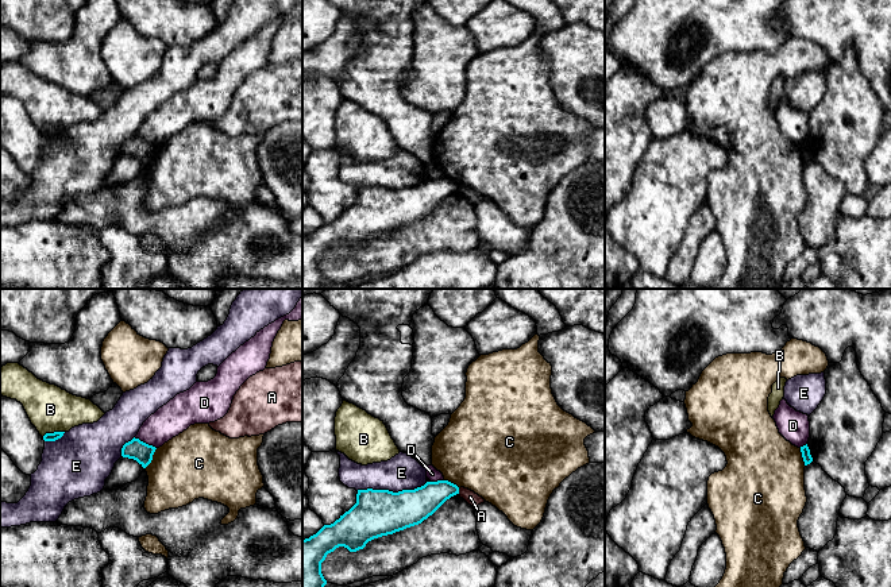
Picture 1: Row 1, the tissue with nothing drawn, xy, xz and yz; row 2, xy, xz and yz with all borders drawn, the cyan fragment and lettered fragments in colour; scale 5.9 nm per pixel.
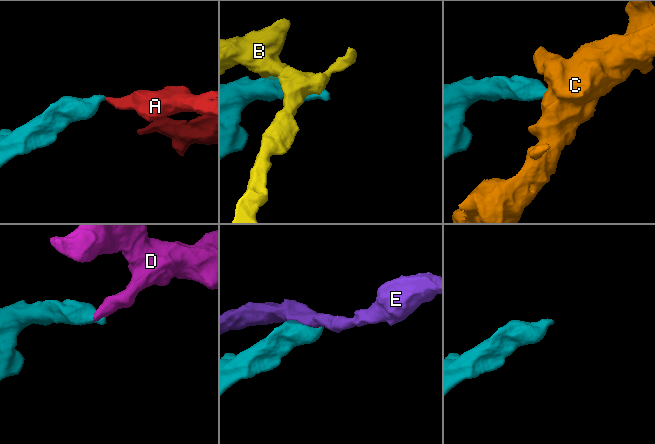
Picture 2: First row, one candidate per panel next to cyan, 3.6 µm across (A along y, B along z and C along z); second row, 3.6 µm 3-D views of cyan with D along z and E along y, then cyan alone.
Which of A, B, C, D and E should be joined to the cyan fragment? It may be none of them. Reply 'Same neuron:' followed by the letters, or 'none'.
Same neuron: none

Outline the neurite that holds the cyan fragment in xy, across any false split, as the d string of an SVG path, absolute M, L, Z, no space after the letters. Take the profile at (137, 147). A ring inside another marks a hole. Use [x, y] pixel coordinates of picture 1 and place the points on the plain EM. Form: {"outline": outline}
{"outline": "M132 136L131 139L126 140L122 146L122 154L136 158L143 166L146 166L155 150L155 144L148 143L139 136Z"}

